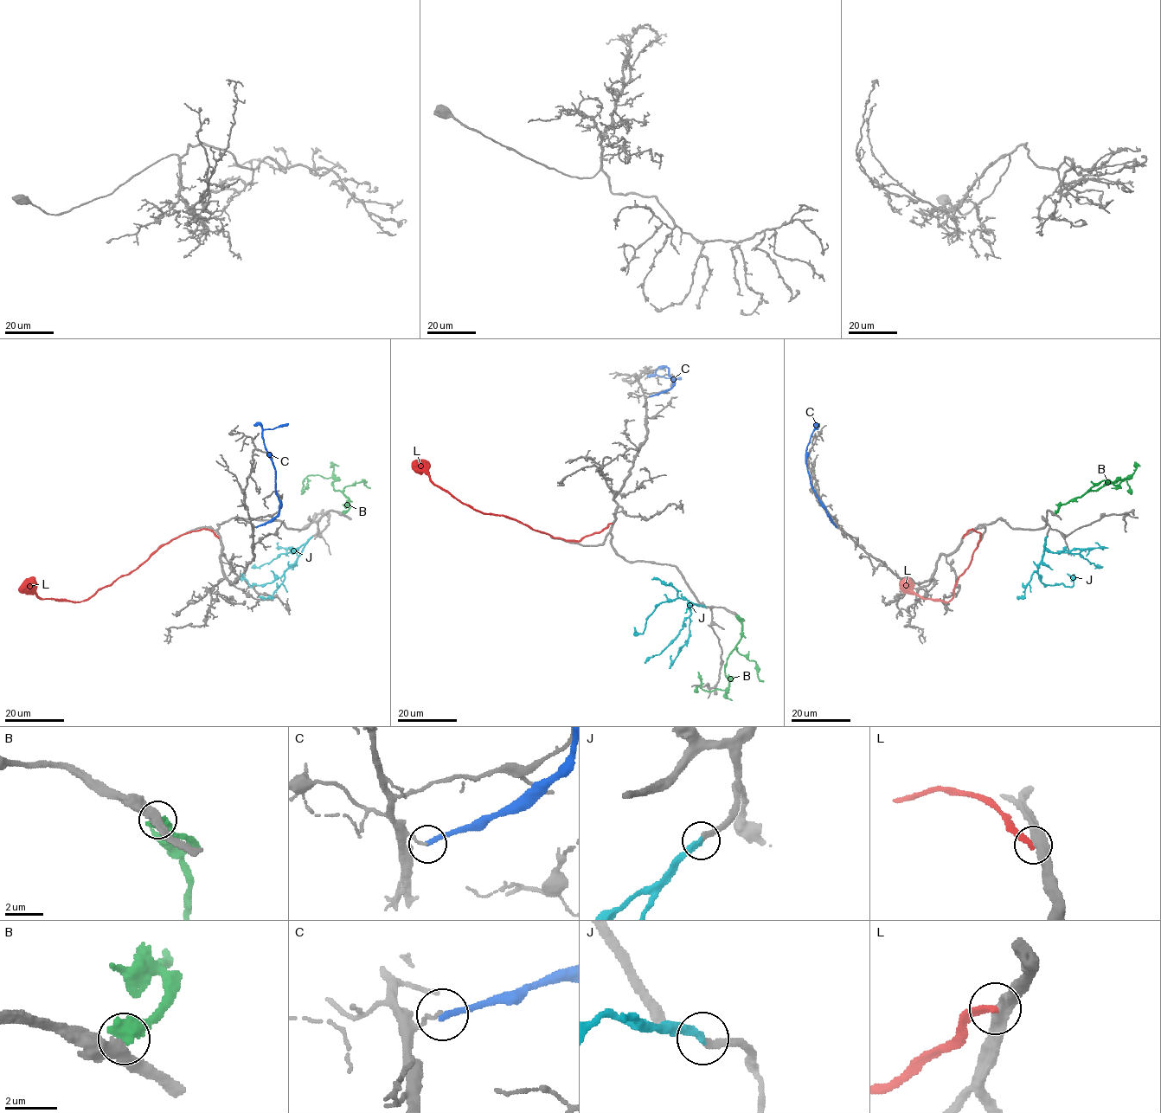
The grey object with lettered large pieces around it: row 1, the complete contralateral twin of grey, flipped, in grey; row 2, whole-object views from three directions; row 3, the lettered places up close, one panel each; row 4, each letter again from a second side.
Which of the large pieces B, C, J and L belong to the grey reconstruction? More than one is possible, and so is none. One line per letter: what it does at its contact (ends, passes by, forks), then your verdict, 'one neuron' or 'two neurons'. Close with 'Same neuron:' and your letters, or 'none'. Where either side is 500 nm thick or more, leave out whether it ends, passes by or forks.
B: two neurons
C: it ends there; two neurons
J: it ends there; one neuron
L: it ends there; two neurons
Same neuron: J

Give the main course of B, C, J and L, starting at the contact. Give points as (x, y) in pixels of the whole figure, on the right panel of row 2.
B: (1055, 513), (1058, 507), (1090, 491), (1128, 478), (1131, 475), (1128, 475), (1126, 482), (1131, 494)
C: (836, 527), (811, 483), (806, 462), (806, 450), (812, 431), (817, 428), (818, 423)
J: (1047, 537), (1037, 575), (1041, 582), (1046, 584), (1072, 586), (1074, 579), (1067, 573)
L: (963, 537), (972, 529), (980, 534), (970, 564), (958, 577), (948, 601), (924, 599), (904, 589), (901, 582)

